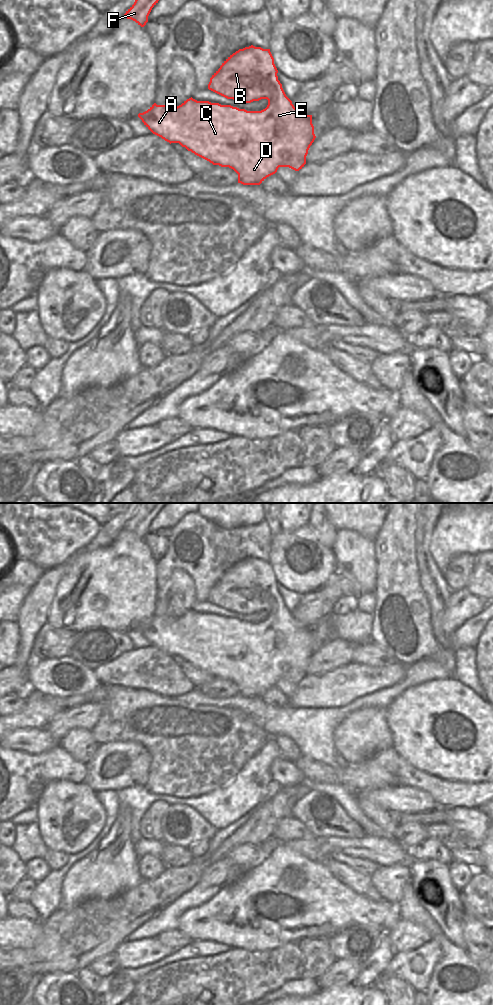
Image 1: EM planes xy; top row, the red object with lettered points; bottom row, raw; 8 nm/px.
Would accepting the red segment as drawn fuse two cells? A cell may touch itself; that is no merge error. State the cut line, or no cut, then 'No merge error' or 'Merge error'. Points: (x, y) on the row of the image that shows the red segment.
No split. No merge error.

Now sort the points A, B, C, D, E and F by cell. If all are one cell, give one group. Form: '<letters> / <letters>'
A B C D E F

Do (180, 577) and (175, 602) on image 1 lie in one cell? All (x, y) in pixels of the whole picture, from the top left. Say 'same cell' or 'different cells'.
same cell

